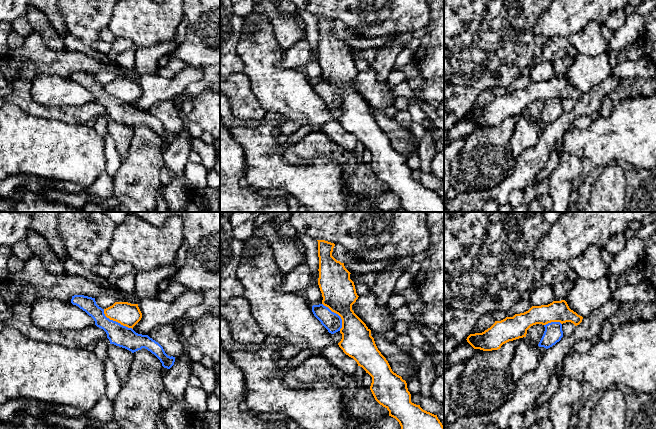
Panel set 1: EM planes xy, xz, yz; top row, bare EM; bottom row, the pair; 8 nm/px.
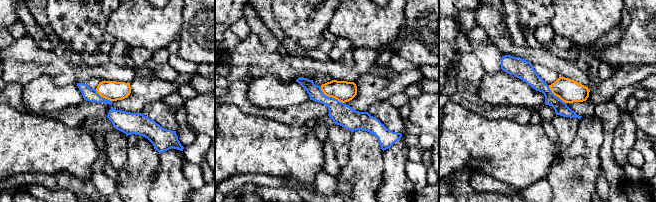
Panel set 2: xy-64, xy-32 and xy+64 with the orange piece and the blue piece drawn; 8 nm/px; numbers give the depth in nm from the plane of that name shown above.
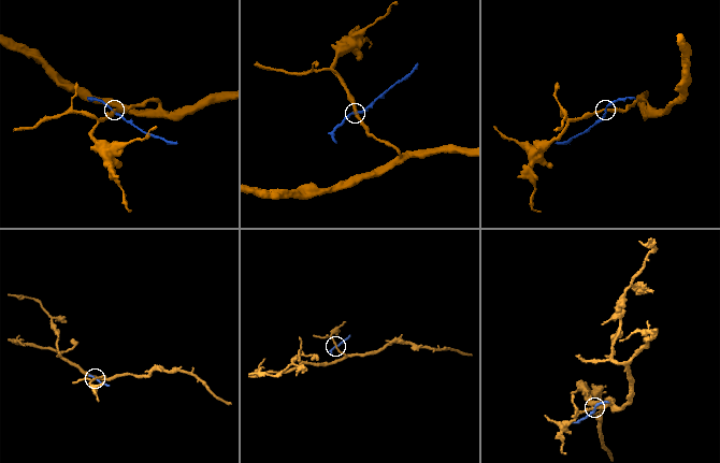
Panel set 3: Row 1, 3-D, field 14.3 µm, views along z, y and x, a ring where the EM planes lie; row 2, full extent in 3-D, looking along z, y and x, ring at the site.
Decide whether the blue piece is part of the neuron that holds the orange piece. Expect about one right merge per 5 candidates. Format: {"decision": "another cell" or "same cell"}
{"decision": "another cell"}

